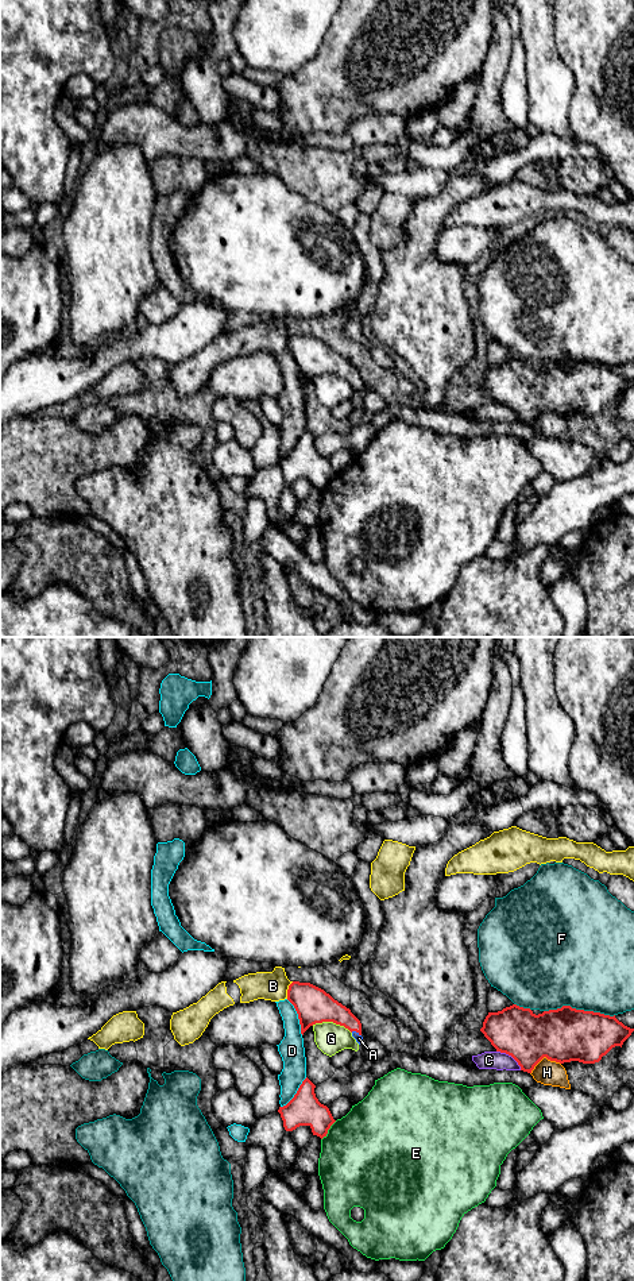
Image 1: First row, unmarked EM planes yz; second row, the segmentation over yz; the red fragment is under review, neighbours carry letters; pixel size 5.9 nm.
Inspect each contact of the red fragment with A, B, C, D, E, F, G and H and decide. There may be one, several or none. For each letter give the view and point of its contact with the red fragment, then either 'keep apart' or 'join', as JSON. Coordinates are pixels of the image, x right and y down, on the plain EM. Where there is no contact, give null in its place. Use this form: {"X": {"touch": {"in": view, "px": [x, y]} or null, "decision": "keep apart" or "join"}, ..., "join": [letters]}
{"A": {"touch": {"in": "yz", "px": [356, 384]}, "decision": "join"}, "B": {"touch": {"in": "yz", "px": [287, 342]}, "decision": "keep apart"}, "C": {"touch": {"in": "yz", "px": [510, 406]}, "decision": "keep apart"}, "D": {"touch": {"in": "yz", "px": [298, 369]}, "decision": "keep apart"}, "E": {"touch": {"in": "yz", "px": [328, 481]}, "decision": "keep apart"}, "F": {"touch": {"in": "yz", "px": [579, 362]}, "decision": "keep apart"}, "G": {"touch": {"in": "yz", "px": [332, 373]}, "decision": "keep apart"}, "H": {"touch": {"in": "yz", "px": [544, 408]}, "decision": "keep apart"}, "join": ["A"]}

